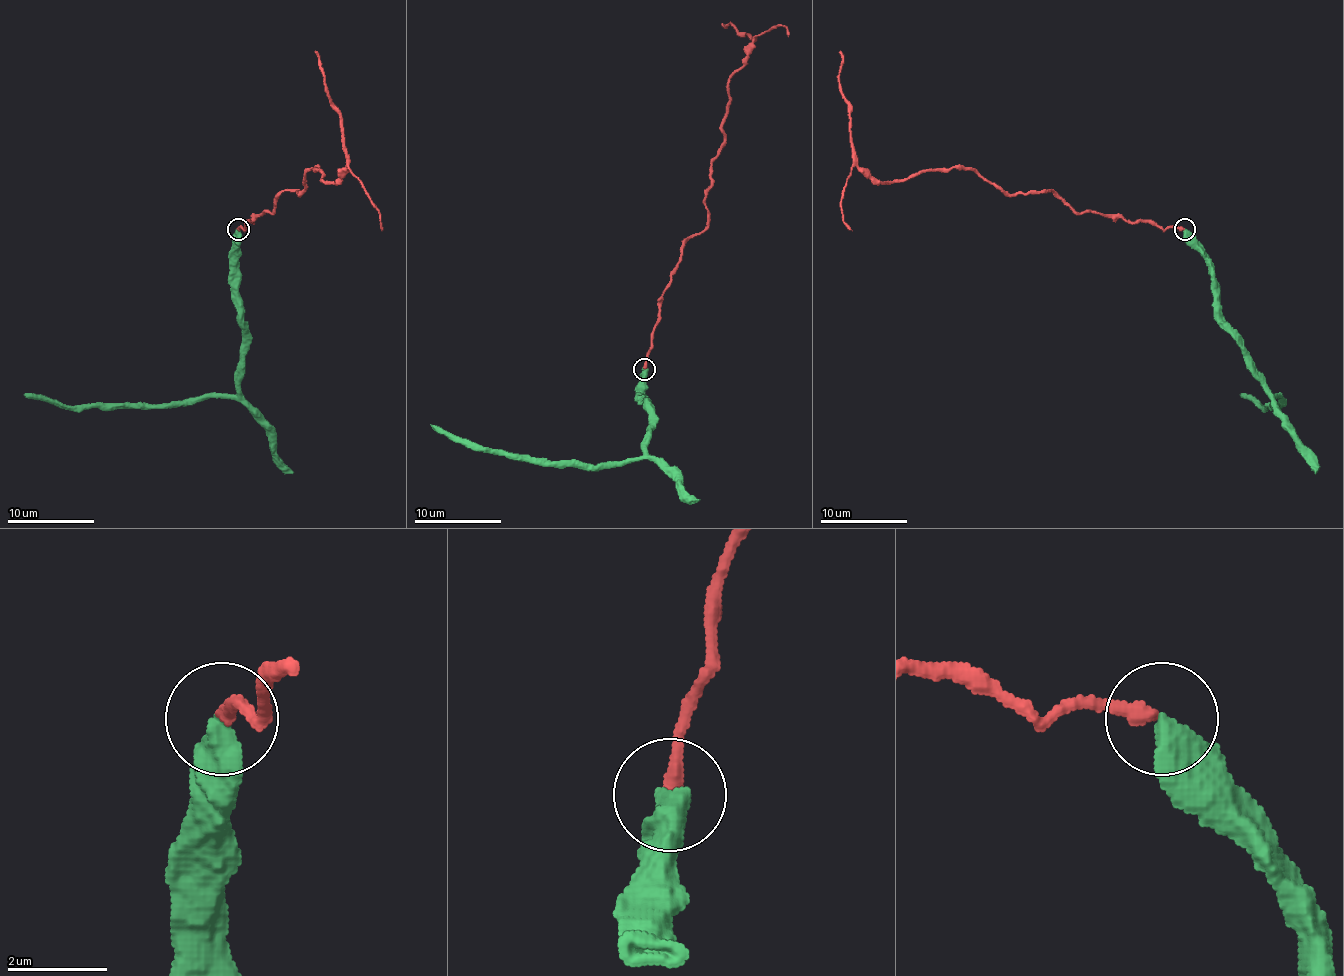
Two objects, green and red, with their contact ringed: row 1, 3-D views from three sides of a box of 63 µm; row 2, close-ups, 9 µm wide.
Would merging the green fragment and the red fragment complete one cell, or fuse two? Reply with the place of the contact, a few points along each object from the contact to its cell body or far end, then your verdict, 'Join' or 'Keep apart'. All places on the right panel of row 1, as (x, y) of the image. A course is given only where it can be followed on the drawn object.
Place: (1185, 229). Course of green: (1184, 230), (1184, 236), (1210, 265), (1214, 317), (1241, 345), (1247, 369), (1282, 402), (1264, 406), (1241, 395). Course of red: (1184, 230), (1073, 210), (1054, 191), (1006, 195), (971, 169), (877, 182), (858, 165), (838, 52). Keep apart

